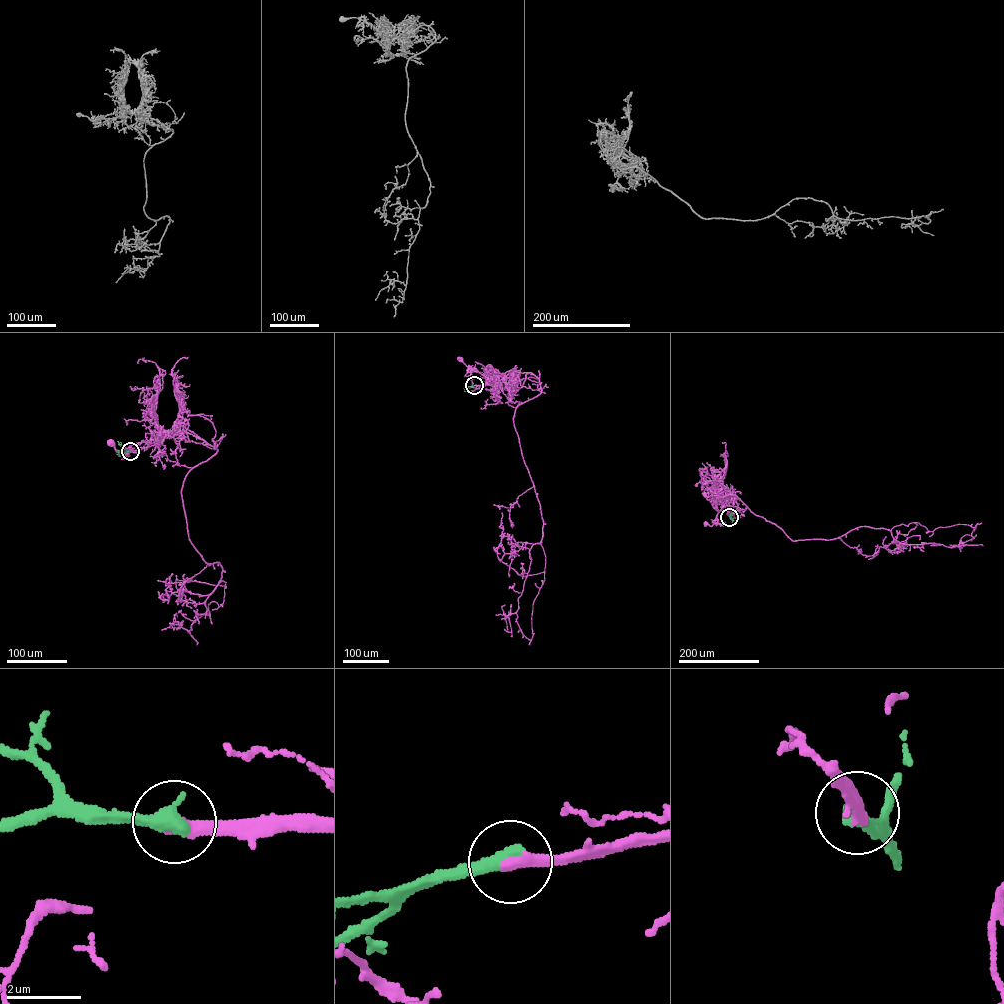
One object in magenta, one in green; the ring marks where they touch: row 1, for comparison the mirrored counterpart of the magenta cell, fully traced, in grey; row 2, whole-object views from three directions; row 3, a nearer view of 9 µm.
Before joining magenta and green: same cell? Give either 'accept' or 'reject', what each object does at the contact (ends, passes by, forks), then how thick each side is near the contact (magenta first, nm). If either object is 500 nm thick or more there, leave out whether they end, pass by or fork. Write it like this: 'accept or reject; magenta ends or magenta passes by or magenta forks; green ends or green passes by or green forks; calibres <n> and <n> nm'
accept; calibres 400 and 500 nm

